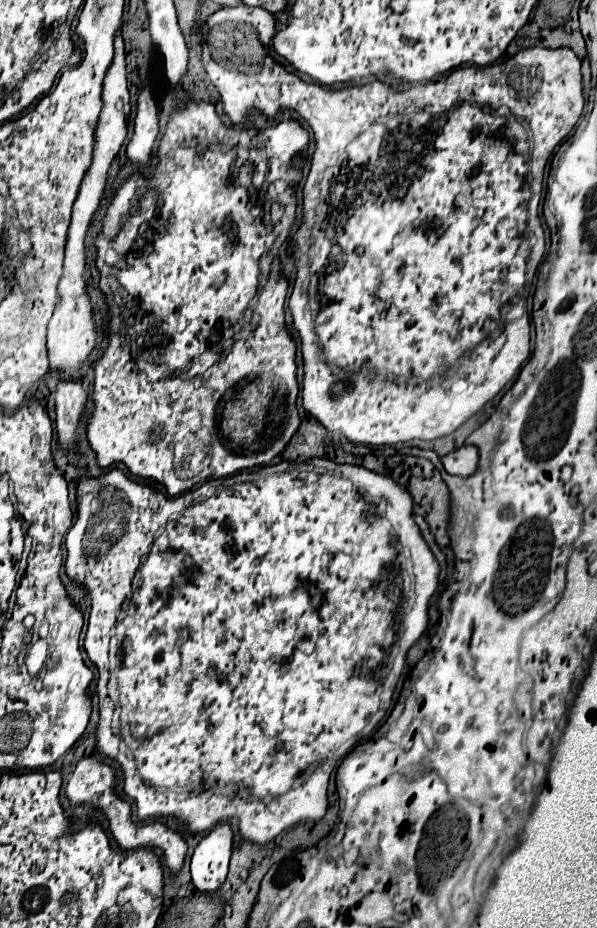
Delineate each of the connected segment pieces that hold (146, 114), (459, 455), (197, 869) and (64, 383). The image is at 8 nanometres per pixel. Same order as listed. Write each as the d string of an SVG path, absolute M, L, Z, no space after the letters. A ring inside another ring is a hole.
M145 84L137 96L137 112L133 118L133 136L127 144L127 156L135 162L149 164L157 134L159 134L157 106L149 86Z
M461 446L459 450L453 450L441 458L443 468L449 474L457 474L457 476L471 476L477 470L477 460L479 454L475 446Z
M229 822L217 824L201 838L201 842L205 842L205 840L209 844L203 844L201 848L197 846L193 852L190 874L193 884L199 890L213 892L225 882L225 876L227 876L227 866L229 866L229 858L231 858L231 844L233 844L231 824ZM221 840L227 842L225 852L223 852Z
M61 380L57 384L55 392L55 410L57 410L57 432L59 432L59 444L63 448L71 450L71 444L75 440L79 416L83 414L87 400L87 392L81 386L81 380Z

